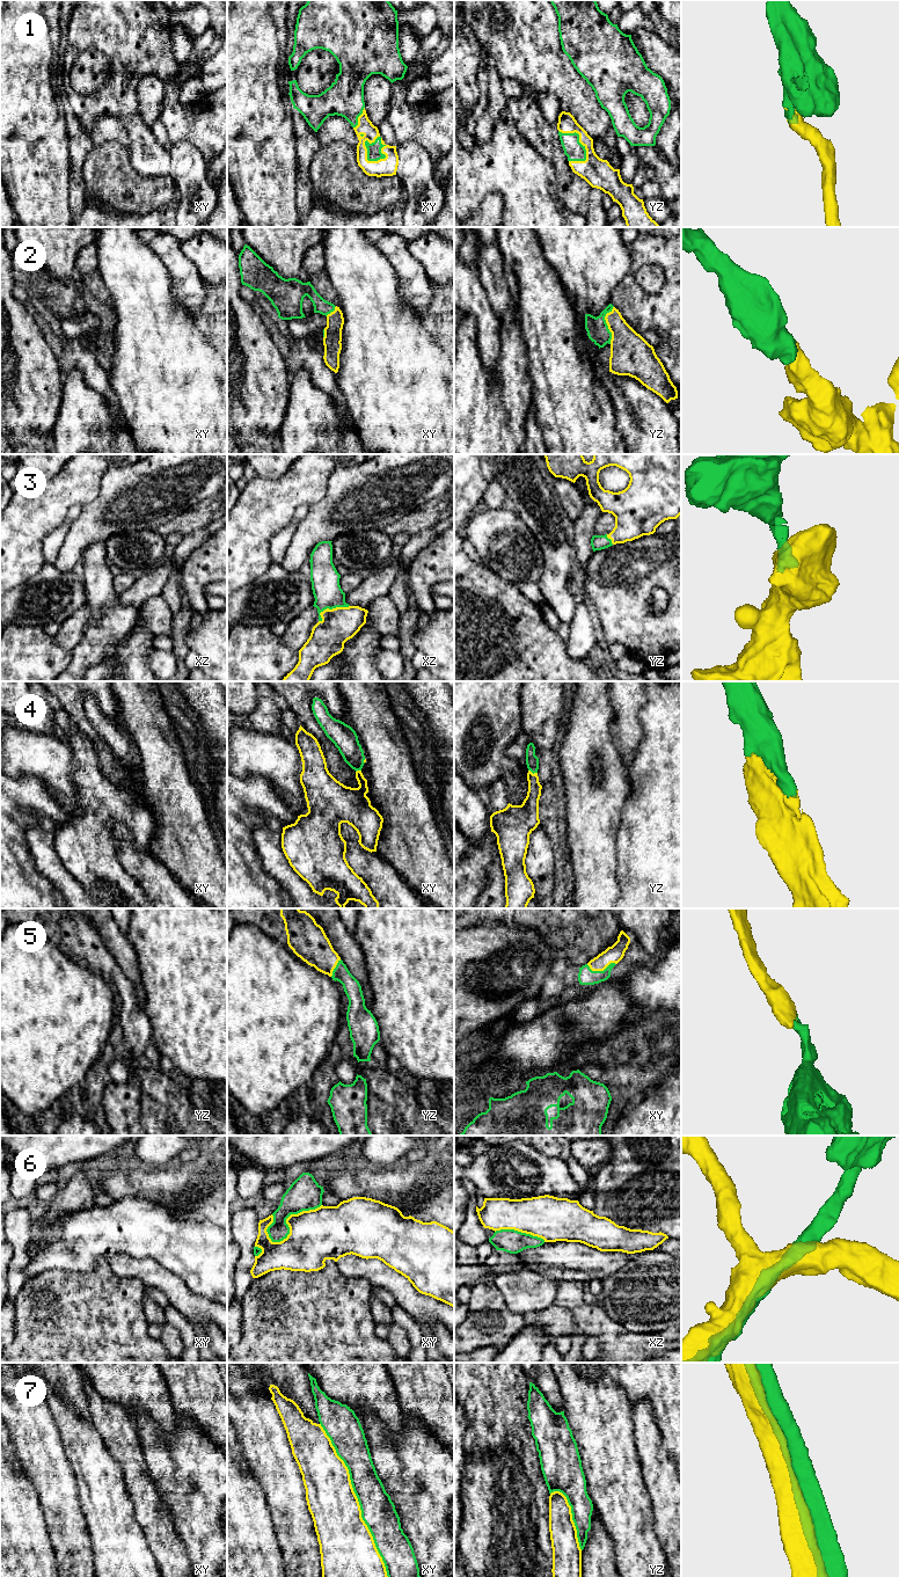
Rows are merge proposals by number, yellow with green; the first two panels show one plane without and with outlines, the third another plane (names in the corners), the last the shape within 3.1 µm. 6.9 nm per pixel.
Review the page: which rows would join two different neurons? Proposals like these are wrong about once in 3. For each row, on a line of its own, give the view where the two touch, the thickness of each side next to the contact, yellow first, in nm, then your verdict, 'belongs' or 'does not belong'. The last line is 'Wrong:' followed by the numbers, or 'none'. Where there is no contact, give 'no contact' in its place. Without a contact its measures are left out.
1: xy | 130/100 nm | belongs
2: yz | 280/150 nm | belongs
3: xz | 240/200 nm | belongs
4: yz | 130/90 nm | belongs
5: xy | 120/110 nm | belongs
6: xy | 360/240 nm | does not belong
7: xy | 340/240 nm | does not belong
Wrong: 6, 7

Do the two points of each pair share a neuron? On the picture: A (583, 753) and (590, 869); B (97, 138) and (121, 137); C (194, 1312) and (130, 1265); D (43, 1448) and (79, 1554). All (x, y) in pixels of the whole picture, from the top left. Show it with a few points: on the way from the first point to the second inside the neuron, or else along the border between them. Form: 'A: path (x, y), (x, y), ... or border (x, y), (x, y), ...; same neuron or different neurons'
A: path (586, 782), (590, 790), (590, 840); same neuron
B: path (103, 136), (115, 136); same neuron
C: path (178, 1296), (161, 1278), (146, 1270); same neuron
D: path (51, 1475), (58, 1491), (67, 1527); same neuron

